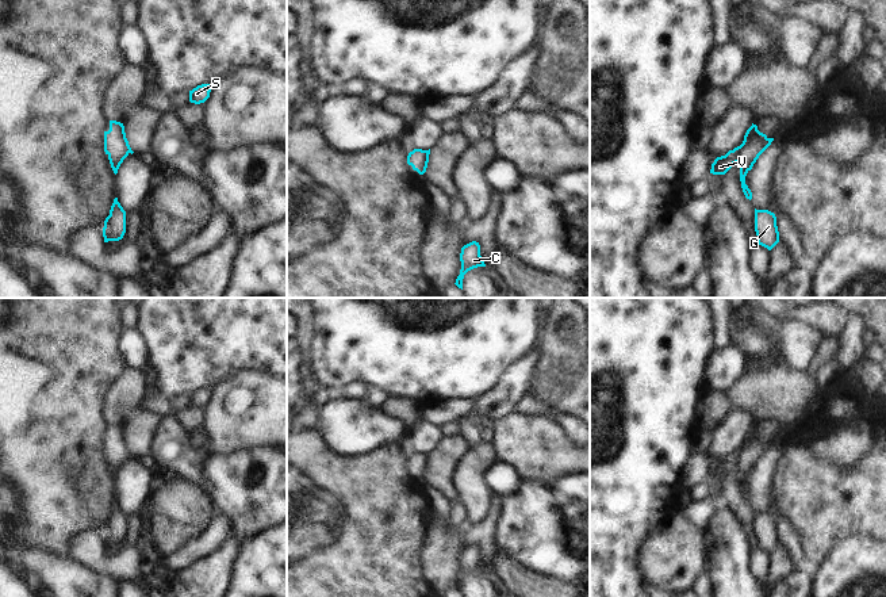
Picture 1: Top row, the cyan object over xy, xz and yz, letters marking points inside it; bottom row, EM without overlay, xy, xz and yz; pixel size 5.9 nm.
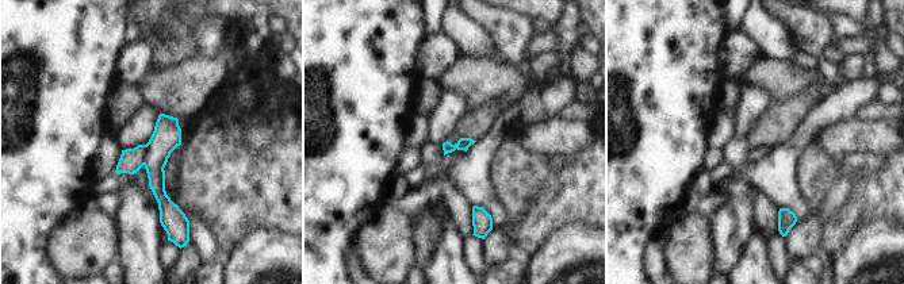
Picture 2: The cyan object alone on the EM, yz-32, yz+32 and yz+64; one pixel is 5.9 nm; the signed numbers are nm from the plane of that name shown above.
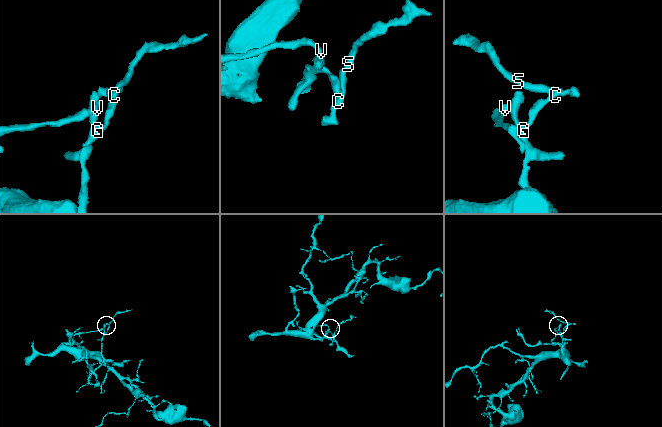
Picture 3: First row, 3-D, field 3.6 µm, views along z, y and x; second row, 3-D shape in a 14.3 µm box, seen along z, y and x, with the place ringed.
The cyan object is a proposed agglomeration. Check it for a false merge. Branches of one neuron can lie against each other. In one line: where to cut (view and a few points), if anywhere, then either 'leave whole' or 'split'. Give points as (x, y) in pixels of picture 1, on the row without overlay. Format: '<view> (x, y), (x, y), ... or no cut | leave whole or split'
yz (768, 441), (763, 447), (756, 441), (747, 441), (736, 465) | split

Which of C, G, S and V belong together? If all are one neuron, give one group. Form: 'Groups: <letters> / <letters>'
Groups: C G S / V.

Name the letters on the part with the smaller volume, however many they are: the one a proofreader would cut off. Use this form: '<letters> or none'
V

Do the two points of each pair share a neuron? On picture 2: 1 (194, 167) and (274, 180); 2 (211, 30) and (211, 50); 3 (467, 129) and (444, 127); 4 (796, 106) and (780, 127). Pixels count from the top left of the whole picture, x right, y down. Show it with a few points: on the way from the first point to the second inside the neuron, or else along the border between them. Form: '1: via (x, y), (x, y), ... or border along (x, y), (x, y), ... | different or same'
1: via (214, 169), (225, 180), (253, 180) | same
2: via (211, 35), (211, 45) | same
3: border along (468, 110), (456, 130), (443, 144) | different
4: via (792, 111), (781, 122) | same

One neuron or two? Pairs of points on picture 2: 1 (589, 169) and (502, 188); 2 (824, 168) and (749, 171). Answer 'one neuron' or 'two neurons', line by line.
1: one neuron
2: two neurons

